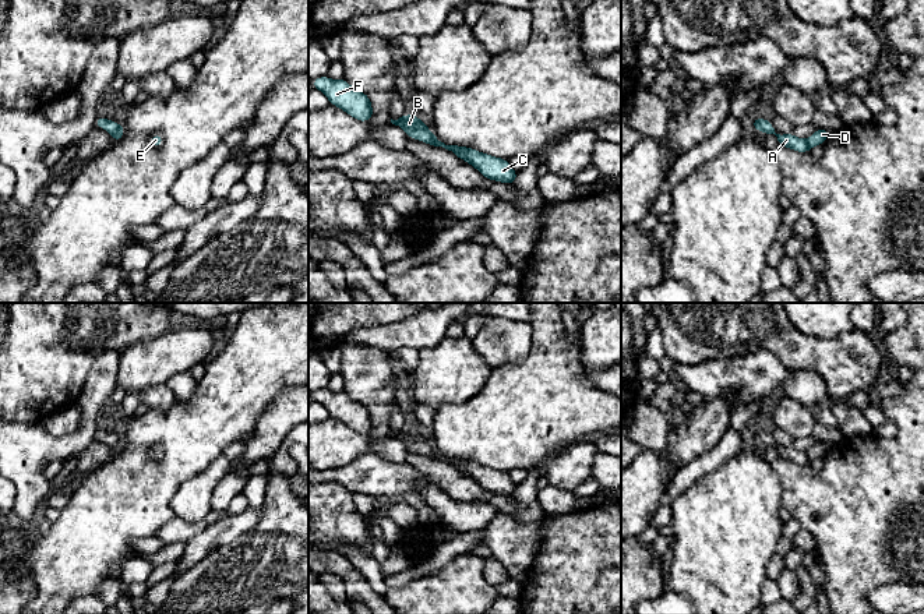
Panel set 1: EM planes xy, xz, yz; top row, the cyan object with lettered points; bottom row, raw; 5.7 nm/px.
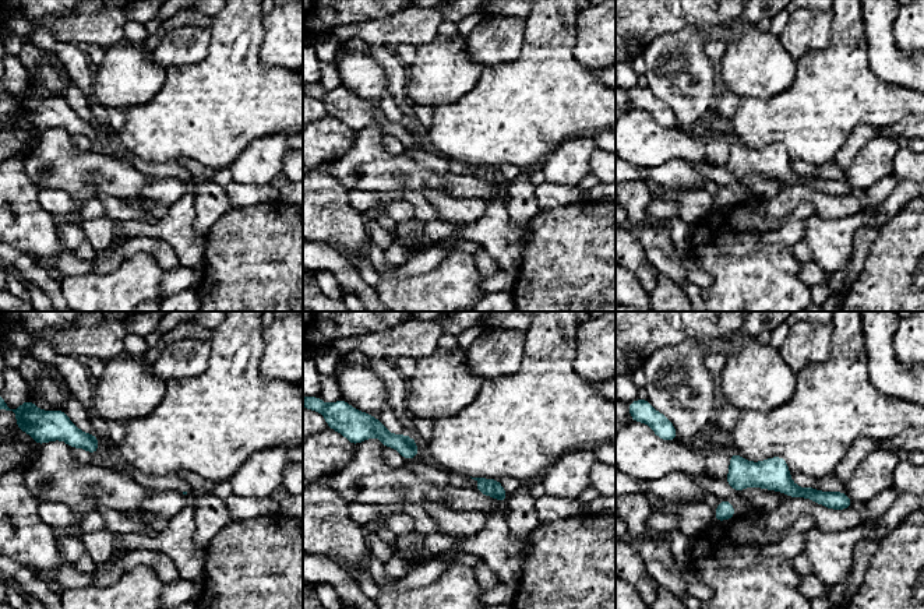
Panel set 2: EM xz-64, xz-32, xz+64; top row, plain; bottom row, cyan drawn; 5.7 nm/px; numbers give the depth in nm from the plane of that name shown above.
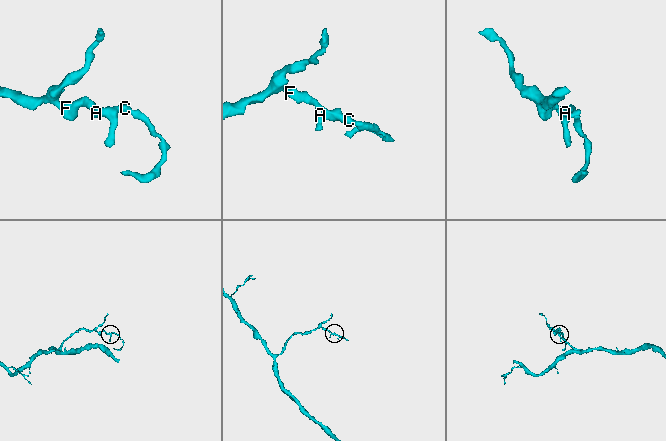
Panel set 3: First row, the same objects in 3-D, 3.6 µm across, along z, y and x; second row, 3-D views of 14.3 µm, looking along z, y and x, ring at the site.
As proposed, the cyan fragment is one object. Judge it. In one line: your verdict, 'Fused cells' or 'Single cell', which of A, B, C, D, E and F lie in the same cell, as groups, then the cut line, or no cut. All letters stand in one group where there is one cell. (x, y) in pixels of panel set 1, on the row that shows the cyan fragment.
Single cell. Groups: A B C D E F. No split

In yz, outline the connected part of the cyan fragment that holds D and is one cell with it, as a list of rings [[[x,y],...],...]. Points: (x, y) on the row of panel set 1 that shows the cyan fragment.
[[[752,119],[752,127],[766,134],[775,134],[780,147],[786,147],[797,152],[810,152],[812,147],[819,144],[822,145],[829,135],[826,128],[817,130],[808,140],[797,138],[791,133],[780,135],[775,133],[773,124],[766,119]]]

